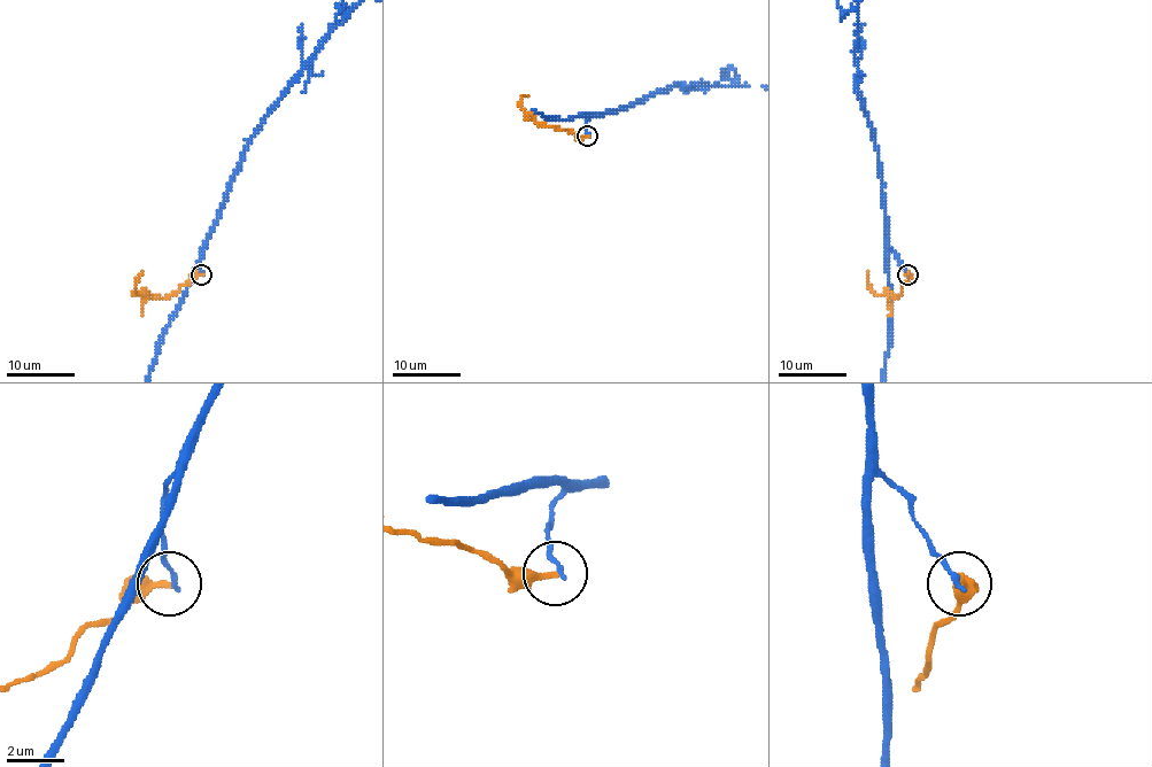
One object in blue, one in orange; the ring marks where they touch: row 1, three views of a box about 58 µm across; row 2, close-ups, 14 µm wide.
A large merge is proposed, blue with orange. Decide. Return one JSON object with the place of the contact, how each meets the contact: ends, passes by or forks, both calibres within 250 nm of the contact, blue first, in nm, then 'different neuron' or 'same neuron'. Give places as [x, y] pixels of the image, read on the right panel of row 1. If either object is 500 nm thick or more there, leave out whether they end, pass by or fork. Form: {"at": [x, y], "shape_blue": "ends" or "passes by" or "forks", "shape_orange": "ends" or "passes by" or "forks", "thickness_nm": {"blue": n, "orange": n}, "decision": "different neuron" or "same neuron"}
{"at": [907, 274], "shape_blue": "ends", "shape_orange": "ends", "thickness_nm": {"blue": 180, "orange": 280}, "decision": "different neuron"}

